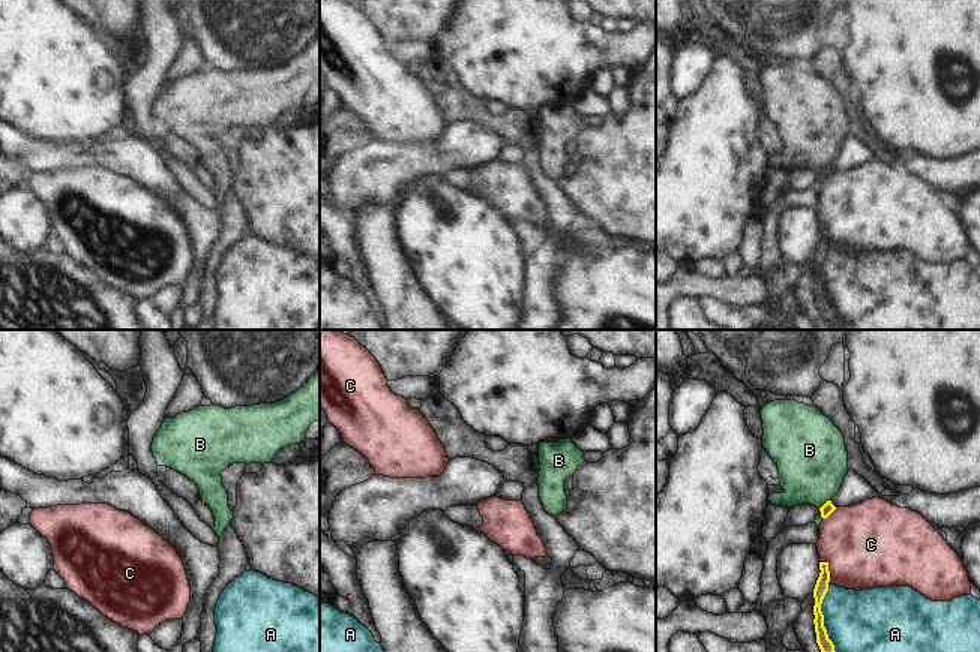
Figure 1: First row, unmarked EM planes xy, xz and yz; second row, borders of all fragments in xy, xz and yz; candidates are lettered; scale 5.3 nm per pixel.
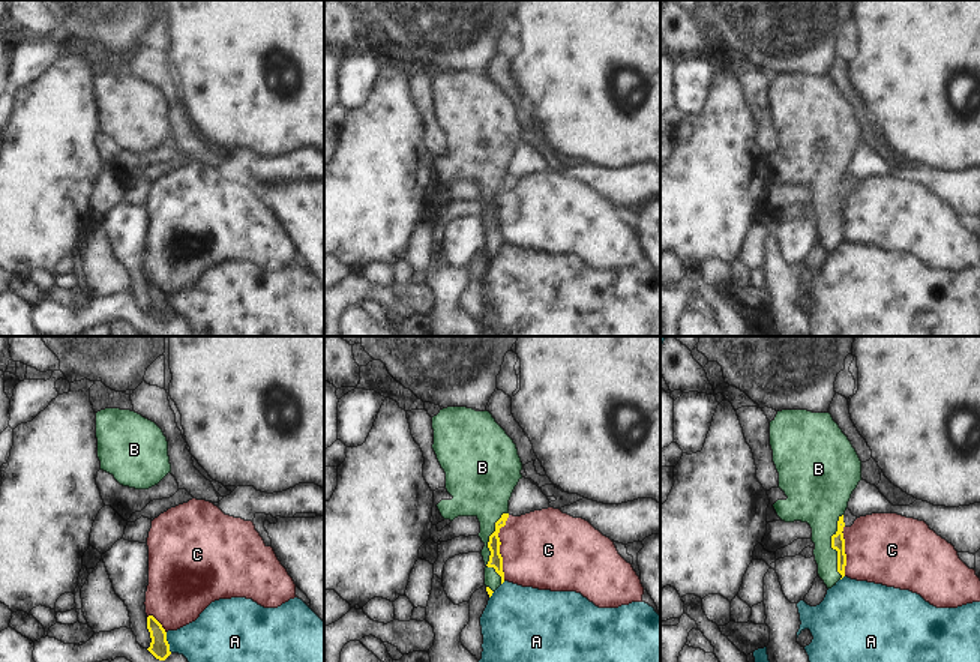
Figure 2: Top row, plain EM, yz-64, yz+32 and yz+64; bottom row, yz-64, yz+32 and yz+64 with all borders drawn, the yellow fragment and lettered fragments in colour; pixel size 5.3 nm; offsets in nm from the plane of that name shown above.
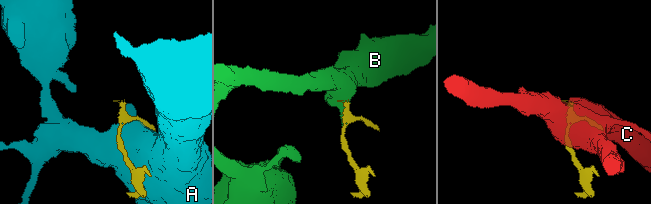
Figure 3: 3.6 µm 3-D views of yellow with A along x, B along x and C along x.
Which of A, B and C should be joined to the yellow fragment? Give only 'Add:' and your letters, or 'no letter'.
Add: B

